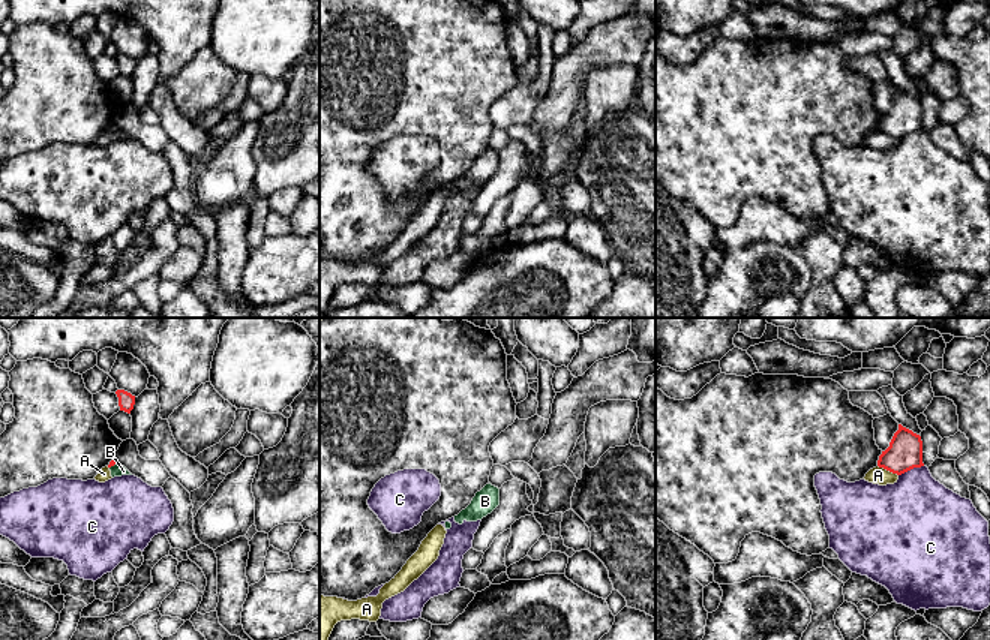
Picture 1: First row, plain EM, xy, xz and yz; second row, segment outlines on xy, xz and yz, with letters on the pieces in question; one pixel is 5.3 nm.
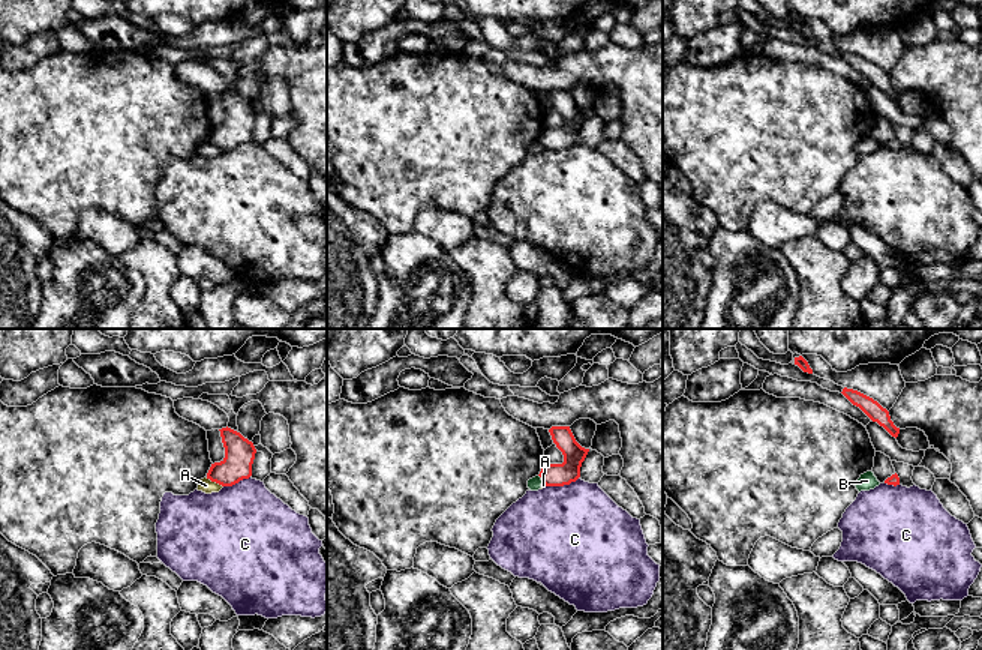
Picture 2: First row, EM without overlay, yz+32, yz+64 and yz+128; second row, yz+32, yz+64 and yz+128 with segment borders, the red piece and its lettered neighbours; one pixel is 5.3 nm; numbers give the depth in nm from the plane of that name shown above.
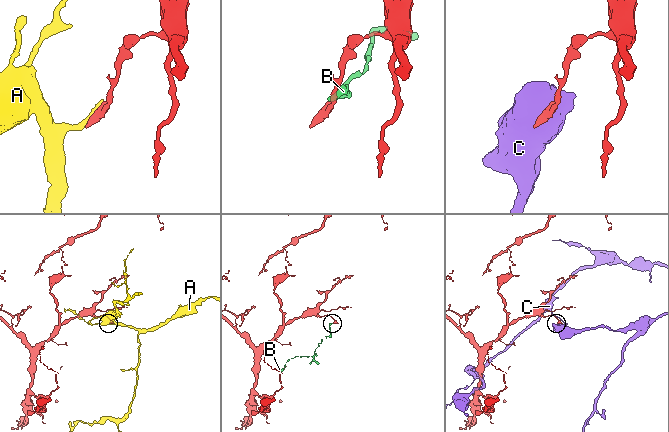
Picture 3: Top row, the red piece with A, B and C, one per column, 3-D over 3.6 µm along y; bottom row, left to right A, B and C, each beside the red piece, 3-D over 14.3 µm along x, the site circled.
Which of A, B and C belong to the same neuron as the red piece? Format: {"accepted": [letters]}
{"accepted": []}

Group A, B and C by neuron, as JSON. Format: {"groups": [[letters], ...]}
{"groups": [["A", "B"], ["C"]]}

